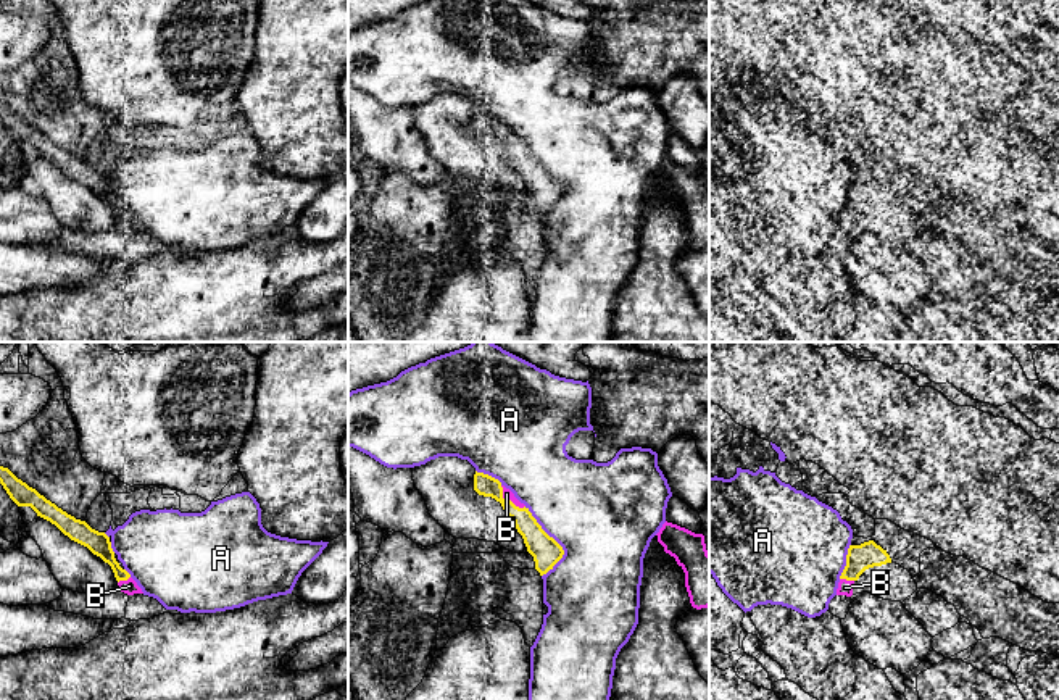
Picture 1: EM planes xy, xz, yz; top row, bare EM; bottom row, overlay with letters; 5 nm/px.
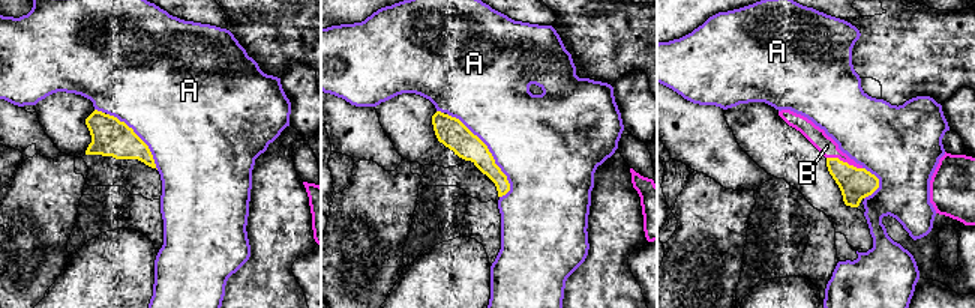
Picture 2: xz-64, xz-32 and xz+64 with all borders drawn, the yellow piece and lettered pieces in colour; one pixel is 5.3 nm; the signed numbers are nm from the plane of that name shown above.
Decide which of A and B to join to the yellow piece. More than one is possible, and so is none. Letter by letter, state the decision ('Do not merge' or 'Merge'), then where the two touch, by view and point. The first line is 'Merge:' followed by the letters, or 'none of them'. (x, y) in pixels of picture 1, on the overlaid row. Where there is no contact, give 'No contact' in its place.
Merge: B
A: Do not merge. Touches yellow at xz (556, 542)
B: Merge. Touches yellow at xz (508, 499)

